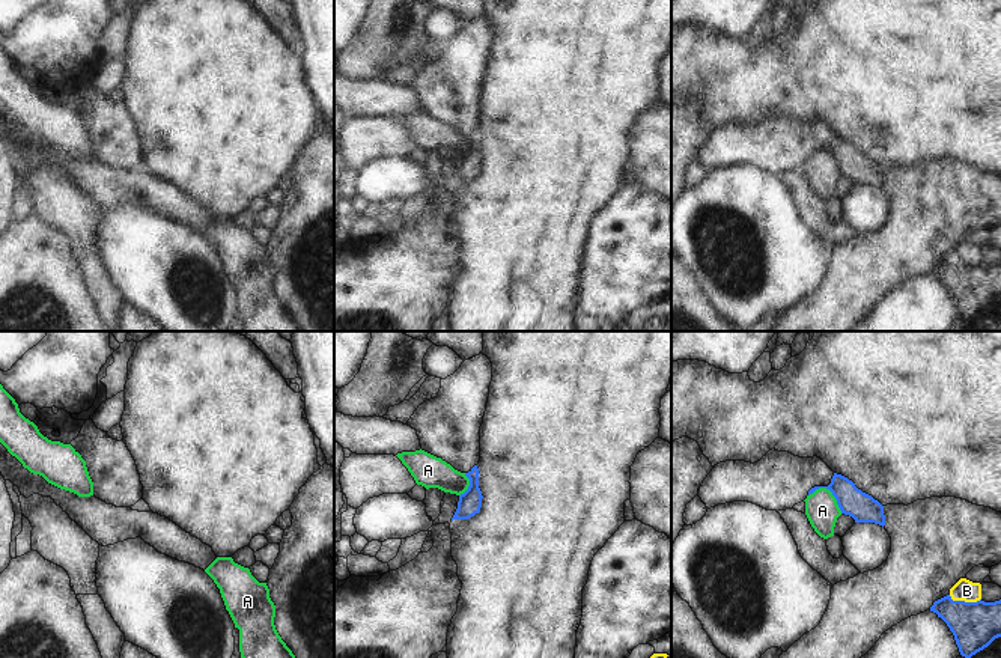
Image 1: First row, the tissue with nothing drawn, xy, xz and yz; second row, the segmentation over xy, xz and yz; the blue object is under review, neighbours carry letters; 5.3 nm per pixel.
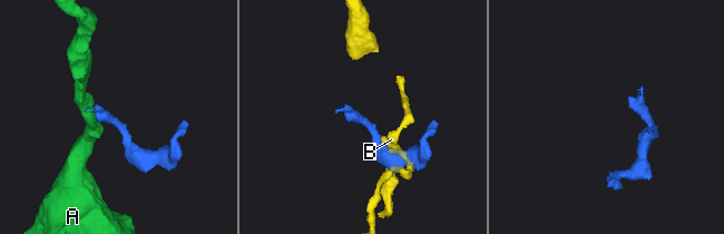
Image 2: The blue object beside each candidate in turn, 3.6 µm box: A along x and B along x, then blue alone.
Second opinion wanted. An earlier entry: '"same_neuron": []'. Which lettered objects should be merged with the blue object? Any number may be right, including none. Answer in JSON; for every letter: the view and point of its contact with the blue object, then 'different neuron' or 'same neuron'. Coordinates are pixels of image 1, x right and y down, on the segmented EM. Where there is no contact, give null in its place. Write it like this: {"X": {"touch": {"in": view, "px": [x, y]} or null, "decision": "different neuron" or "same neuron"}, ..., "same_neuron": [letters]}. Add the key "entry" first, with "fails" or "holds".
{"entry": "holds", "A": {"touch": {"in": "yz", "px": [830, 490]}, "decision": "different neuron"}, "B": {"touch": {"in": "yz", "px": [964, 601]}, "decision": "different neuron"}, "same_neuron": []}

